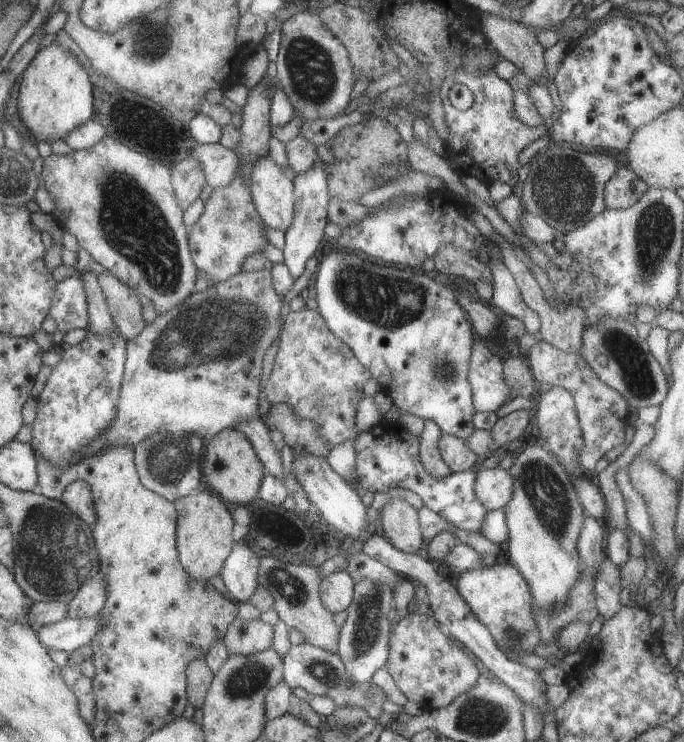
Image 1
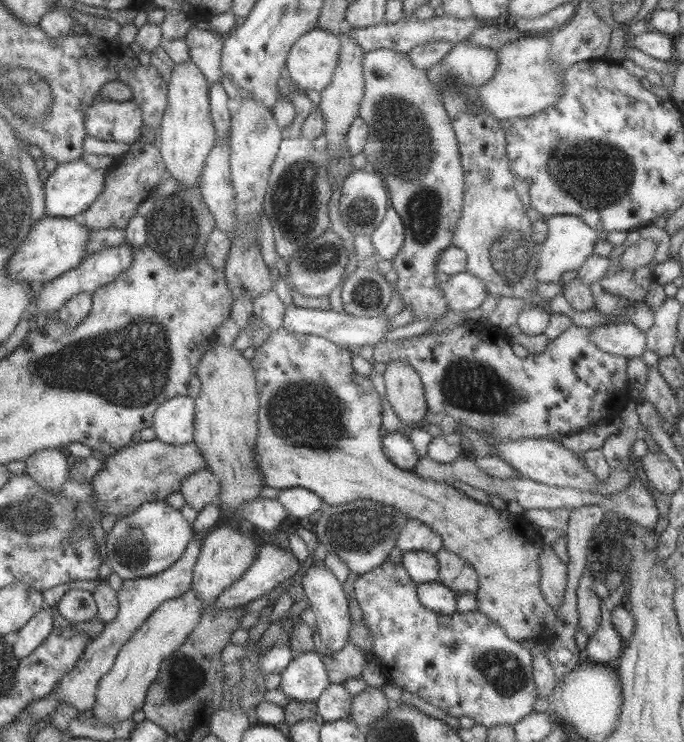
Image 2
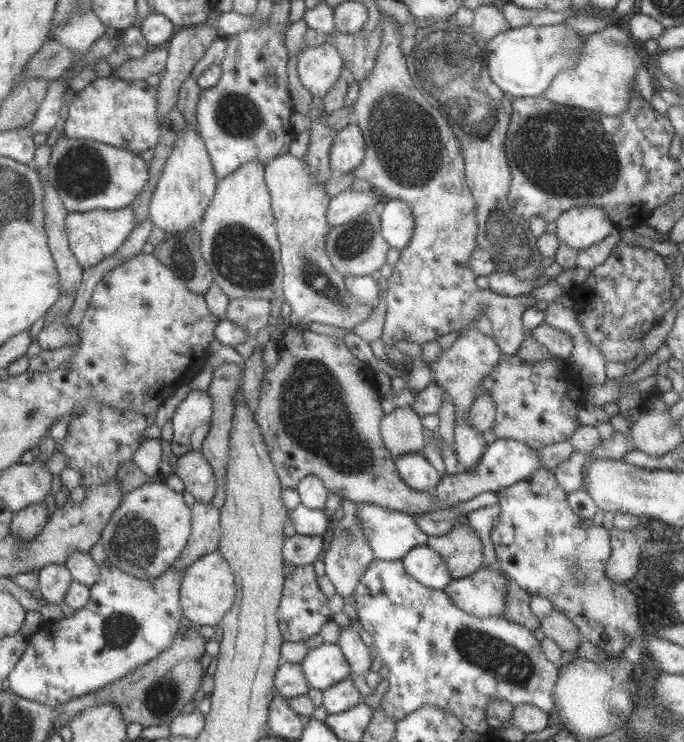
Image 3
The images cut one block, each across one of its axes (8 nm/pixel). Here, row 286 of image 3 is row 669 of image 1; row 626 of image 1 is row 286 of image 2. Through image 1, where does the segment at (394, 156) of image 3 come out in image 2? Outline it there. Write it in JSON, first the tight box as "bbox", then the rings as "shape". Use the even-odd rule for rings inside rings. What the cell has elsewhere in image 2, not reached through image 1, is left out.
{"bbox":[359,48,465,320],"shape":[[[389,48],[368,51],[363,56],[364,98],[360,101],[359,117],[368,124],[368,142],[363,153],[374,171],[386,181],[390,204],[401,216],[405,226],[405,241],[392,259],[392,268],[398,280],[392,284],[395,297],[401,299],[403,308],[411,306],[415,320],[426,316],[446,315],[449,306],[441,284],[436,280],[437,262],[441,252],[453,244],[455,227],[461,217],[465,182],[459,146],[449,114],[431,83],[427,71],[415,67],[408,53]]]}

